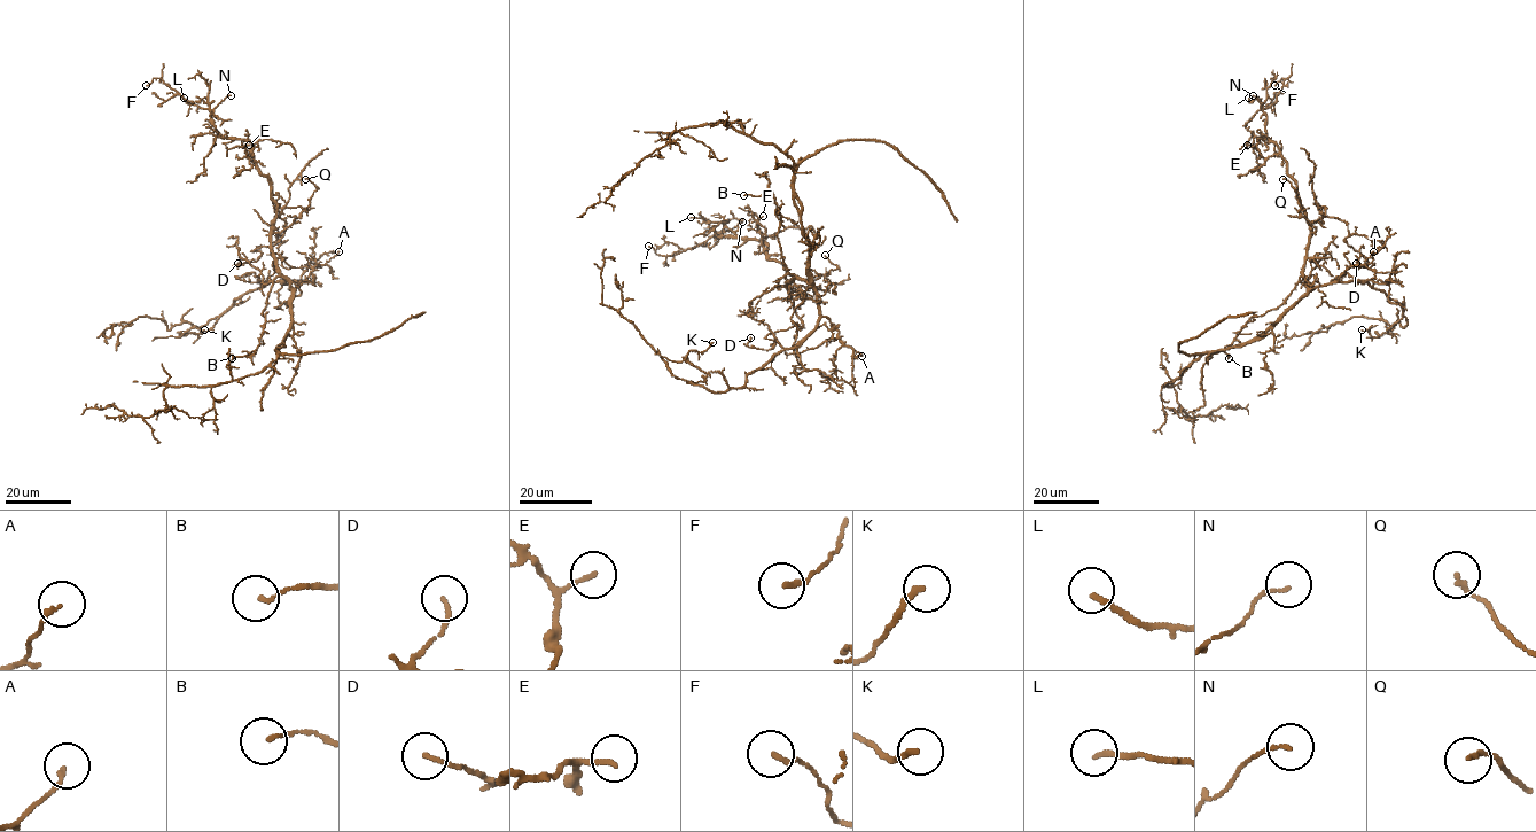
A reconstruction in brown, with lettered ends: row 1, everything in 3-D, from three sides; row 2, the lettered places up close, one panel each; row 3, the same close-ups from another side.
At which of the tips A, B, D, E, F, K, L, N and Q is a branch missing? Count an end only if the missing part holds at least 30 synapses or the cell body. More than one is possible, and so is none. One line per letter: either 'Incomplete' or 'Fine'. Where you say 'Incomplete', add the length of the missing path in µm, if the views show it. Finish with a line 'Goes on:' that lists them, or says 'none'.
A: Fine
B: Fine
D: Fine
E: Fine
F: Fine
K: Fine
L: Fine
N: Fine
Q: Fine
Goes on: none

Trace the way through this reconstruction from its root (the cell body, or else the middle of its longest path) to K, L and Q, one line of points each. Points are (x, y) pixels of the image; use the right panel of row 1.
K: (1296, 301), (1314, 288), (1365, 280), (1401, 305), (1402, 317), (1389, 333), (1374, 337), (1370, 327), (1362, 329)
L: (1296, 301), (1307, 293), (1303, 266), (1310, 222), (1286, 161), (1266, 137), (1263, 103), (1248, 98)
Q: (1296, 301), (1307, 293), (1304, 261), (1308, 238), (1316, 228), (1301, 215), (1296, 192), (1283, 179)

